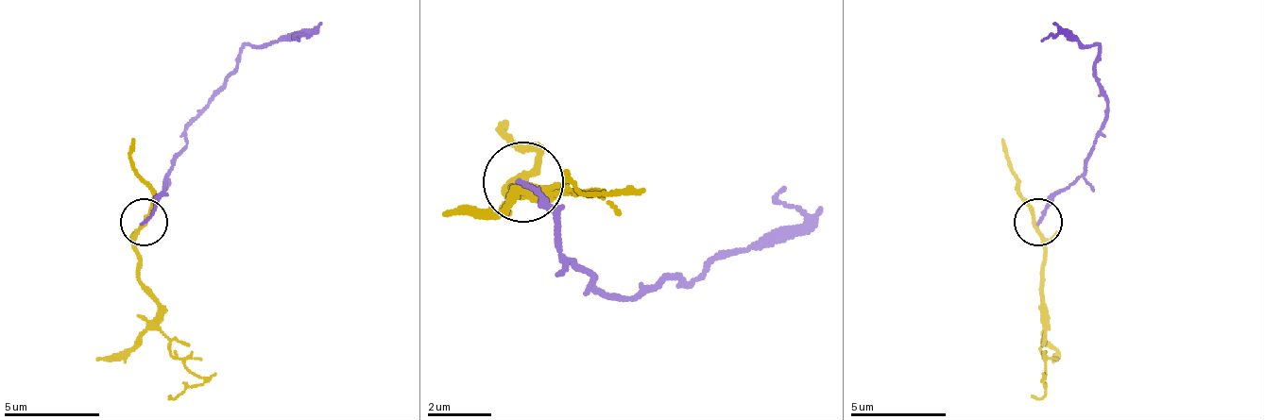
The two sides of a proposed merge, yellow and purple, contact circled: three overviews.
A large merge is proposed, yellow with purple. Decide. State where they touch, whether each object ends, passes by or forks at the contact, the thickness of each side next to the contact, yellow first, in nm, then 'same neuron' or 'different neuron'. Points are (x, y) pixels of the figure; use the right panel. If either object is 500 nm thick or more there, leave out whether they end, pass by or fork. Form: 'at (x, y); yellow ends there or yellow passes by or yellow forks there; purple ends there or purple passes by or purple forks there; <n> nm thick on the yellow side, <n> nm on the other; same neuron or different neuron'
at (1038, 222); yellow passes by; purple ends there; 200 nm thick on the yellow side, 190 nm on the other; different neuron

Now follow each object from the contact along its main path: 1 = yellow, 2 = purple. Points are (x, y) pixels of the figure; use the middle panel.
1: (521, 180), (504, 188), (561, 188), (625, 196), (586, 196), (561, 172)
2: (521, 180), (570, 260), (625, 300), (698, 277), (802, 220), (778, 196), (786, 188)

